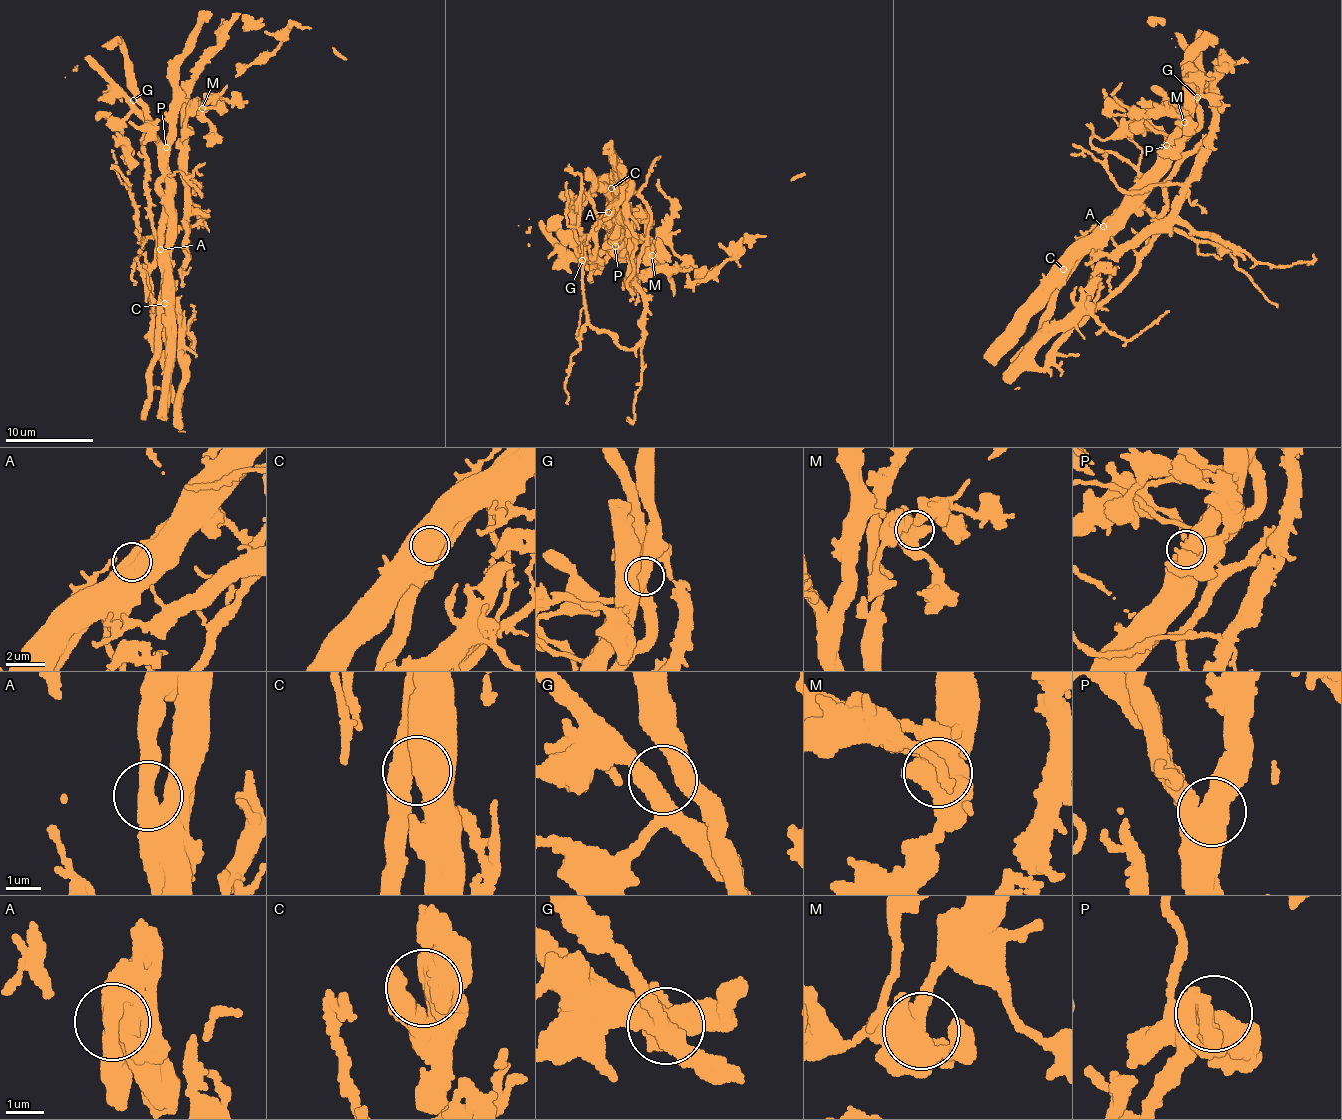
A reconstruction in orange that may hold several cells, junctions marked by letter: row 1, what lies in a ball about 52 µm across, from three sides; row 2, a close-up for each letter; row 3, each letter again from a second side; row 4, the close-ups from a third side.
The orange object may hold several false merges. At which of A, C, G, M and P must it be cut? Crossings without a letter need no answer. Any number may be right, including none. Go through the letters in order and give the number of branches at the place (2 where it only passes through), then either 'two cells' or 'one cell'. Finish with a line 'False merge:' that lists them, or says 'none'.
A: branches 2; one cell
C: branches 1; one cell
G: branches 3; one cell
M: branches 3; one cell
P: branches 2; one cell
False merge: none

